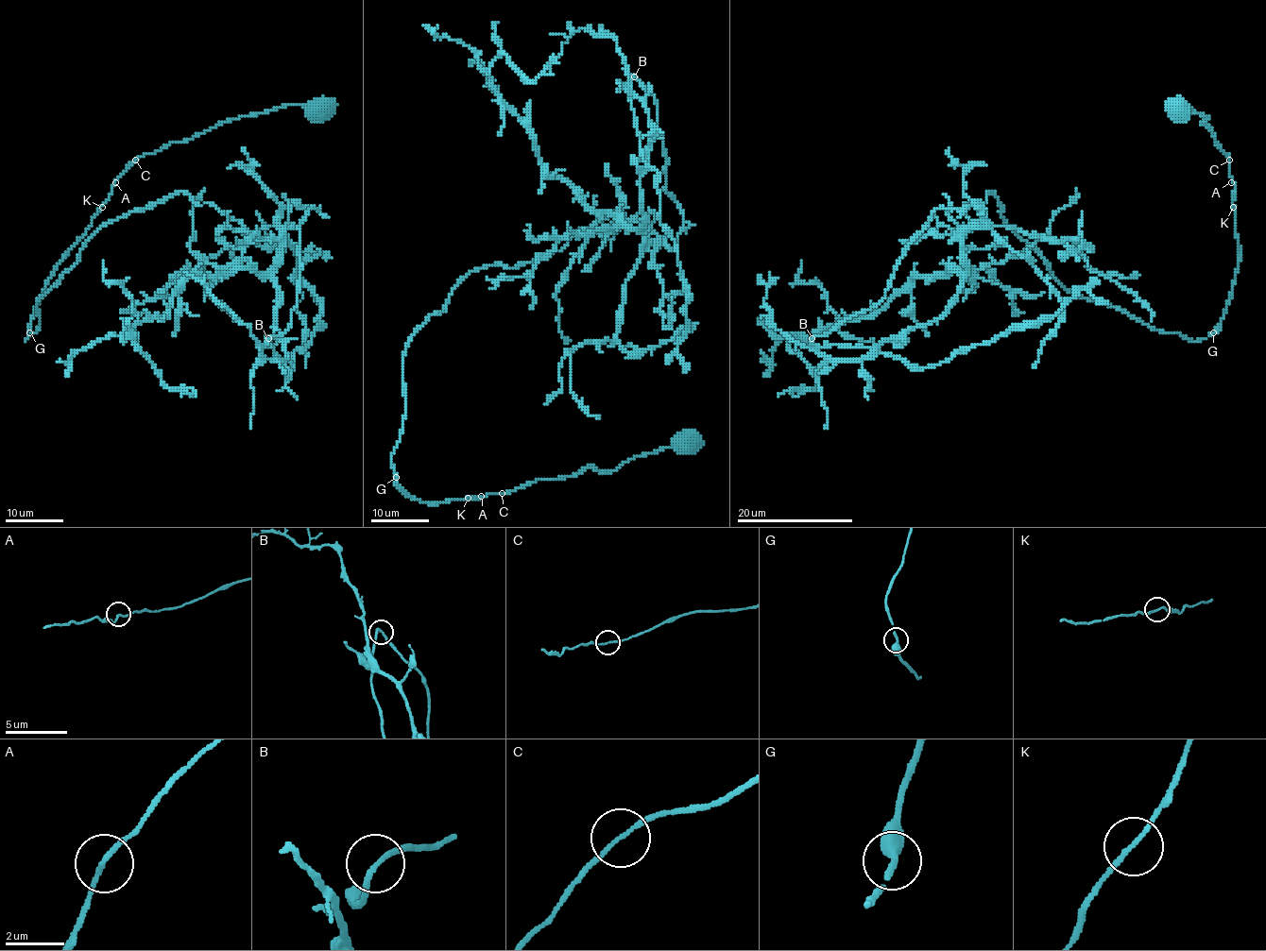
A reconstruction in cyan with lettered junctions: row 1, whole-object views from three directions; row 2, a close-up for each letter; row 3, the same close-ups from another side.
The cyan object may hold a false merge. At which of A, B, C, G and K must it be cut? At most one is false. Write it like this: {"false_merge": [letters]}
{"false_merge": []}

